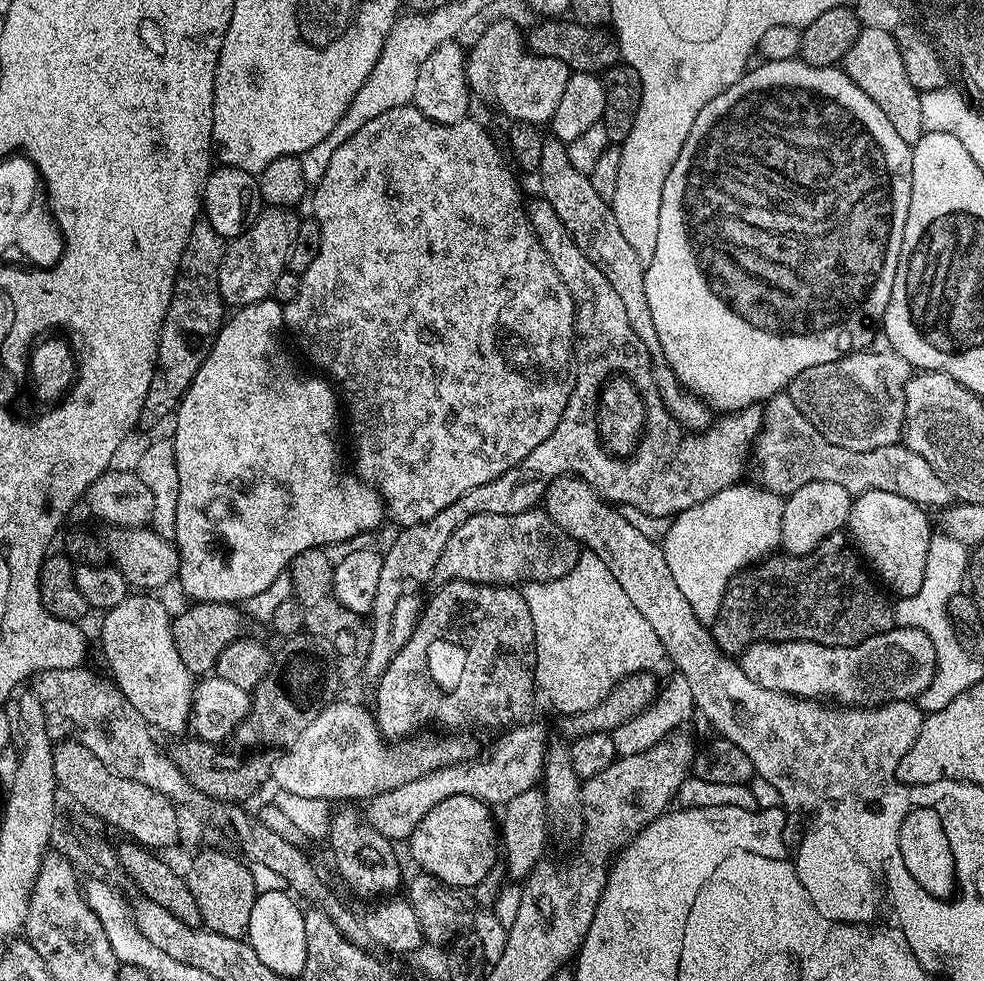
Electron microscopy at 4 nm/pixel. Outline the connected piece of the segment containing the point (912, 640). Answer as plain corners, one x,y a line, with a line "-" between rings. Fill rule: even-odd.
893,626
888,632
864,639
854,646
828,647
830,670
838,670
834,690
818,692
818,700
849,707
879,707
890,701
917,699
936,673
937,656
933,643
922,630

